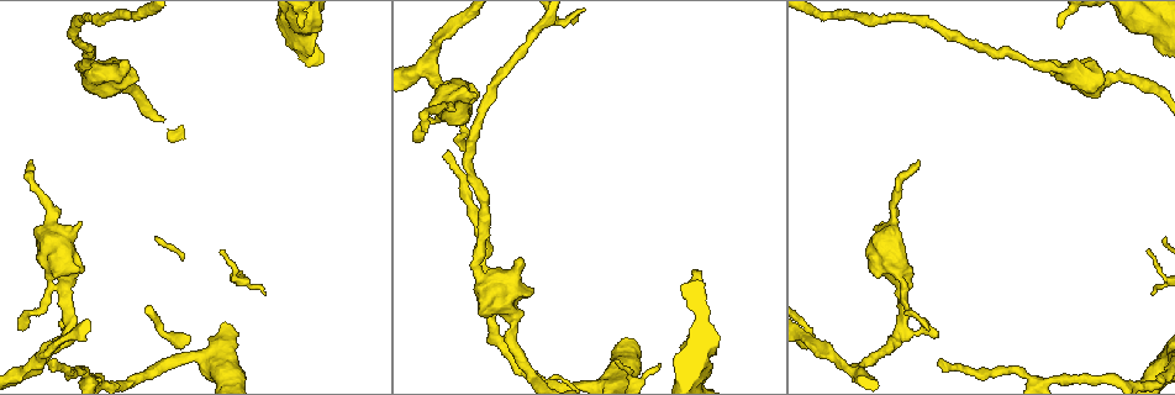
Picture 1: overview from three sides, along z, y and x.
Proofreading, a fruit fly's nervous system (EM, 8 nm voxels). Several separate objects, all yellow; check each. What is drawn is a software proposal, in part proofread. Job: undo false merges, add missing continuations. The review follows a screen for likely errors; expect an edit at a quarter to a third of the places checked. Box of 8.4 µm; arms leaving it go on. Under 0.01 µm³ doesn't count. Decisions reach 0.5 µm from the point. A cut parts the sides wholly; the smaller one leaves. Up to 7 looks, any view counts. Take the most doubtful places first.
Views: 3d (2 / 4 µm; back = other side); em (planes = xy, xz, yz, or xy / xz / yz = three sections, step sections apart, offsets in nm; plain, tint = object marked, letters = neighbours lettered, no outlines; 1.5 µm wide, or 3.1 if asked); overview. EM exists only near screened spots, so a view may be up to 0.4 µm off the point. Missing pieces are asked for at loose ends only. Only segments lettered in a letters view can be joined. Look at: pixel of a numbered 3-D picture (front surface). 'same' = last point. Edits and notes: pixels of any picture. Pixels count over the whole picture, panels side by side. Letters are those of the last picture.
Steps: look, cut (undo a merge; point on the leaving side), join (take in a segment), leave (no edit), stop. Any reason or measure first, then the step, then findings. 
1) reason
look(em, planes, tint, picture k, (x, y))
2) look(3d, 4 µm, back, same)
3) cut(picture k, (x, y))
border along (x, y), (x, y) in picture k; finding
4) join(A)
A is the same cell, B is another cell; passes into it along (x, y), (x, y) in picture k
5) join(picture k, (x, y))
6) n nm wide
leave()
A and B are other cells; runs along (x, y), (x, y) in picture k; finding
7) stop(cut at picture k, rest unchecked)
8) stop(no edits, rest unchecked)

branch stops here
look(em, planes, plain, picture 1, (697, 275))

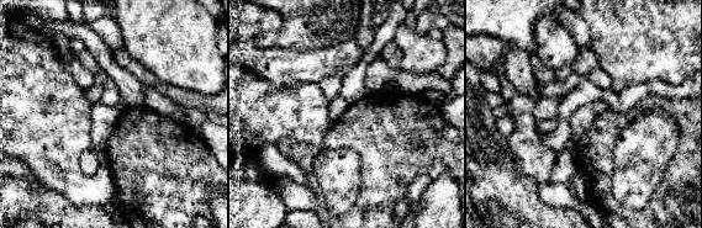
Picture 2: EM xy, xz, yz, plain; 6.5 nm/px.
what lies round it
look(em, planes, letters, same)

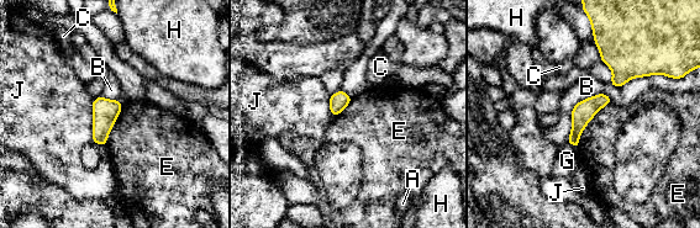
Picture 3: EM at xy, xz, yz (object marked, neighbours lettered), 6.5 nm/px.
E touches over 380 nm
leave()
A, B, C, E, G, H and J are other cells; border along (611, 101), (585, 126), (577, 148) in picture 3; none of them fits

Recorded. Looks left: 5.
tapers out
look(3d, 2 µm, back, picture 1, (52, 359))

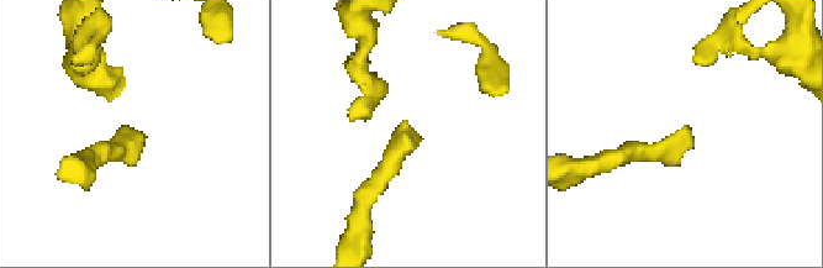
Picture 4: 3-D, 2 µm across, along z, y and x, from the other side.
now the EM
look(em, xz, step 4, tint, picture 4, (132, 131))

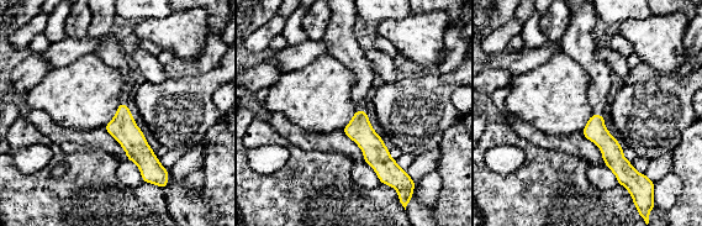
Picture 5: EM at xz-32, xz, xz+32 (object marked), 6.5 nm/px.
another direction
look(em, planes, letters, same)

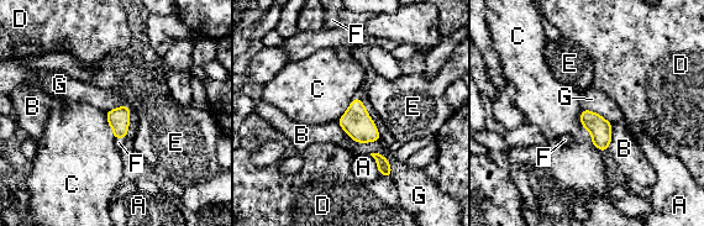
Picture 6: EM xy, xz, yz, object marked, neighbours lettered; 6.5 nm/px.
join(F)
F is the same cell, A, B, C, D, E and G are other cells; passes into it along (119, 119), (120, 137), (119, 142) in picture 6; the neuron continues

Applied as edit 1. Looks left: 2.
thin end
look(3d, 4 µm, picture 1, (32, 163))

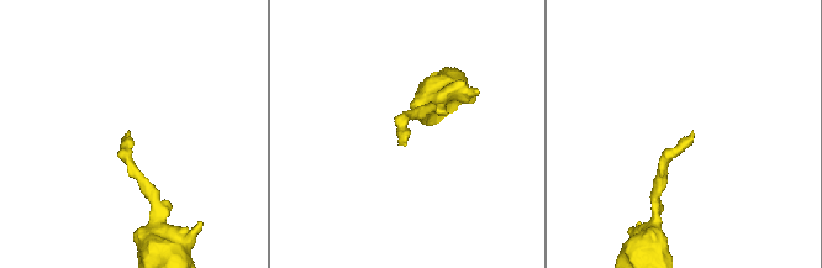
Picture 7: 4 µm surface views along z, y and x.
look(em, planes, letters, picture 7, (405, 146))

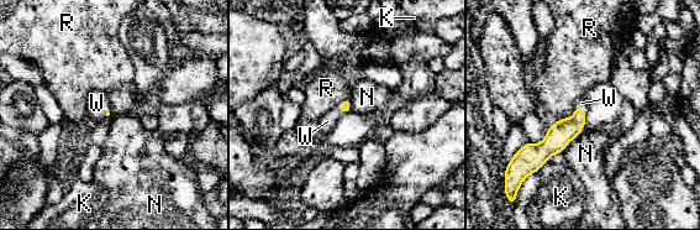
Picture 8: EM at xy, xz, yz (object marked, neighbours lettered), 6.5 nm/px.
join(W)
W is the same cell, K, N and R are other cells; passes into it along (559, 135), (580, 109), (582, 103) in picture 8; the neuron continues

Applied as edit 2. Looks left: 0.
stop(join at picture 6, join at picture 8, rest unchecked)

